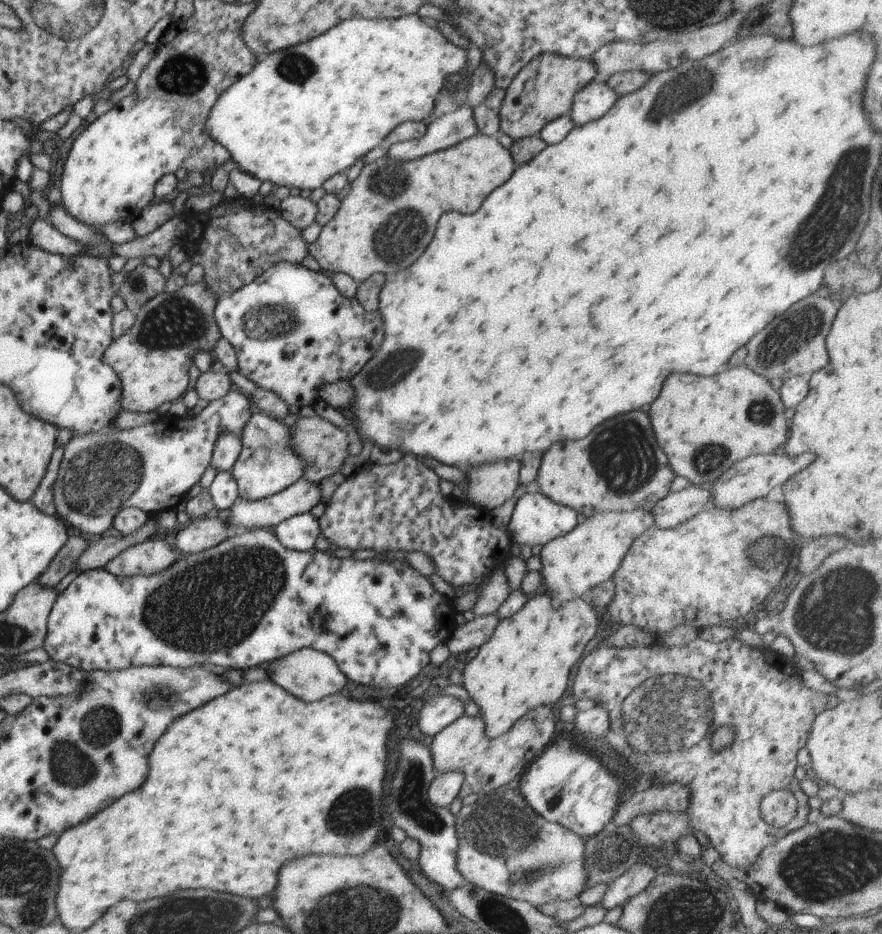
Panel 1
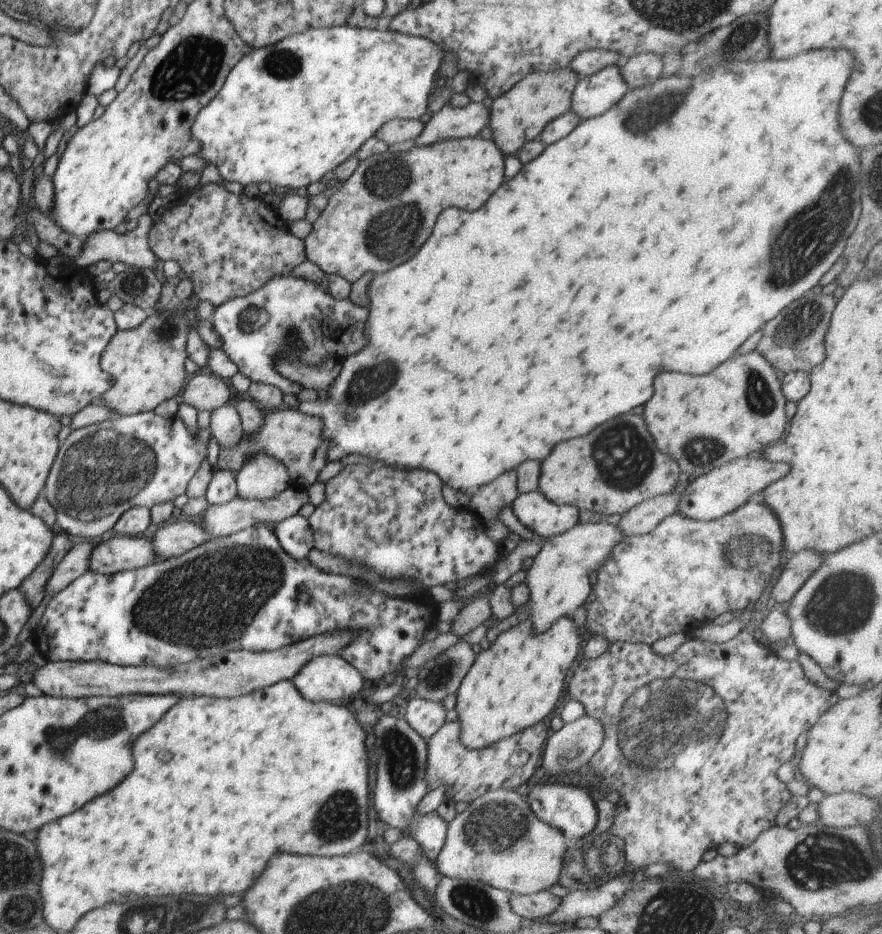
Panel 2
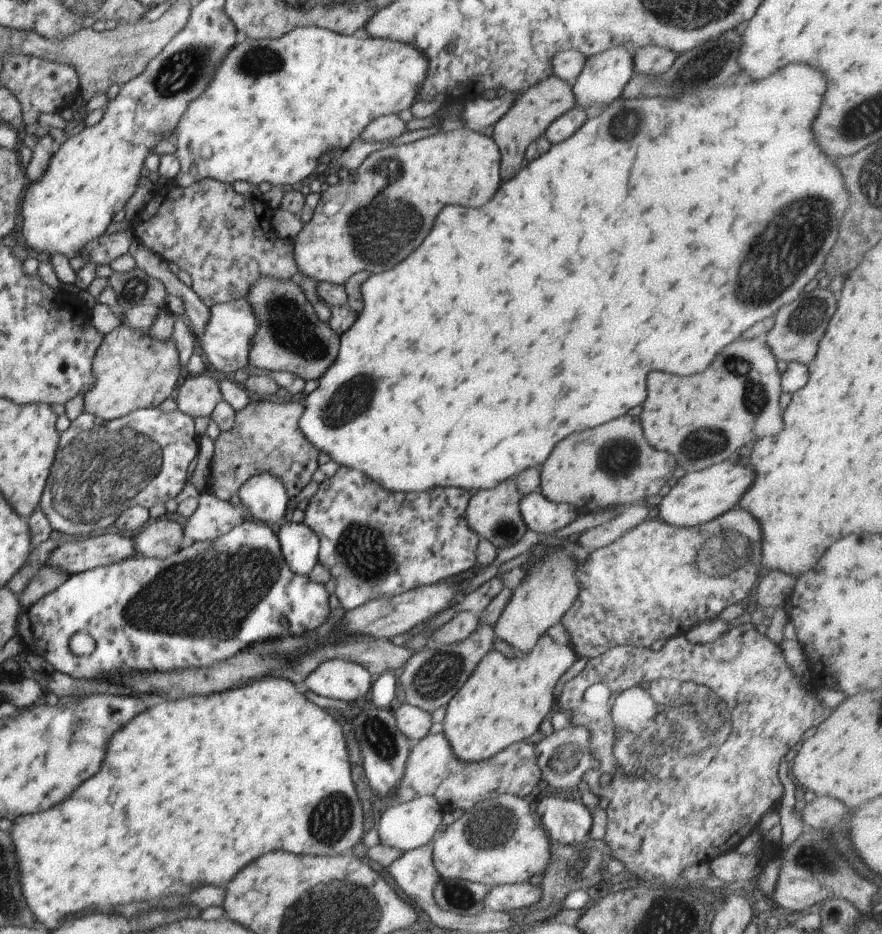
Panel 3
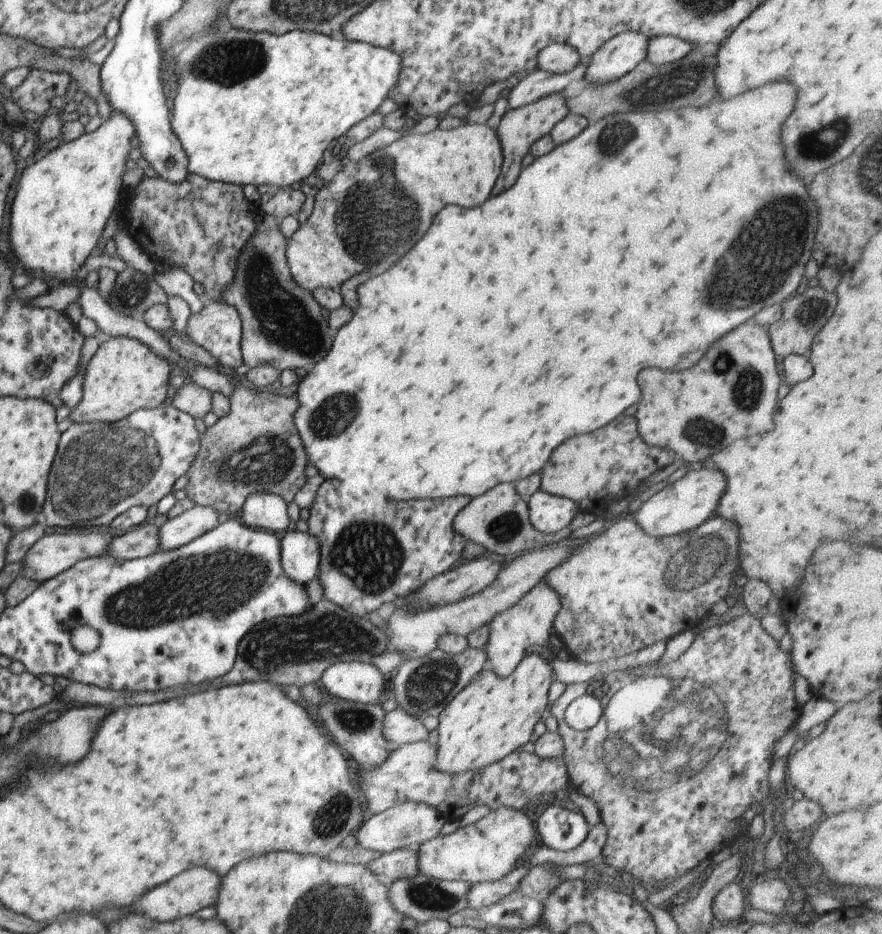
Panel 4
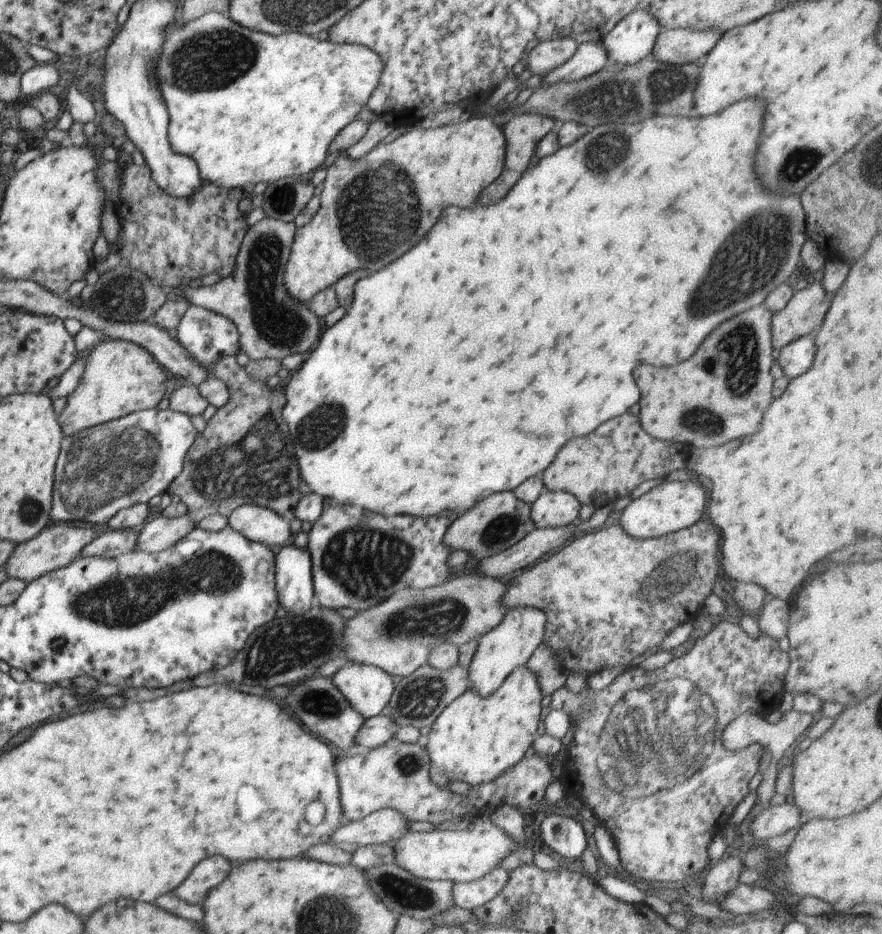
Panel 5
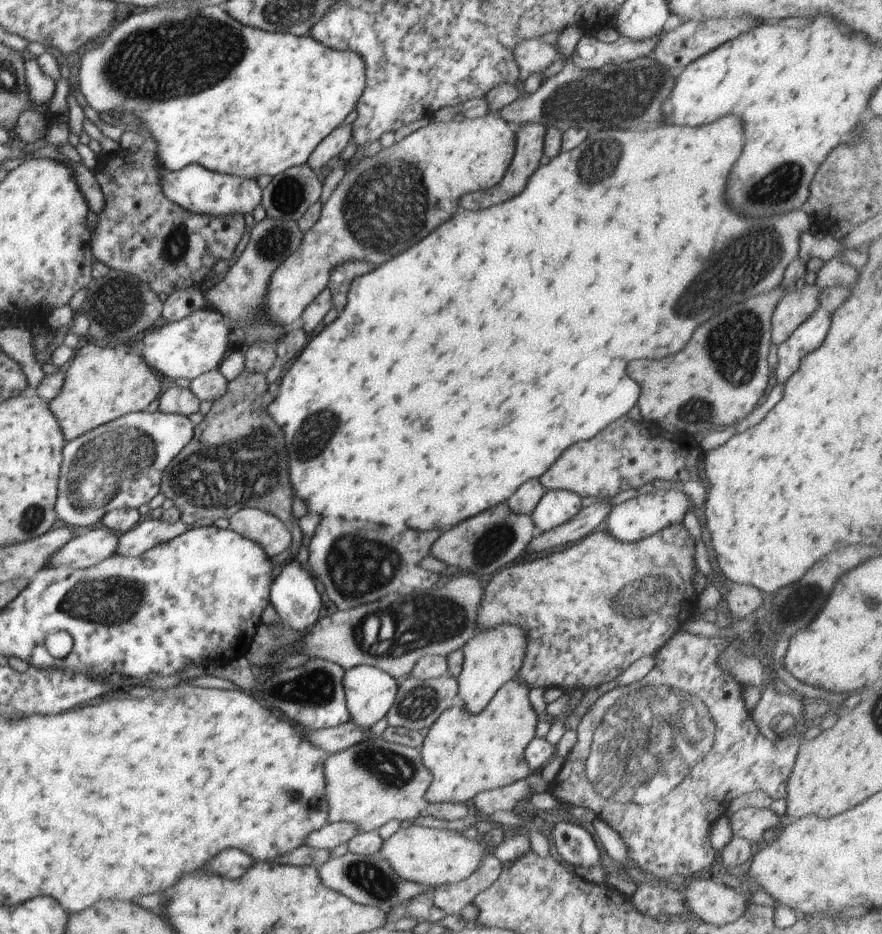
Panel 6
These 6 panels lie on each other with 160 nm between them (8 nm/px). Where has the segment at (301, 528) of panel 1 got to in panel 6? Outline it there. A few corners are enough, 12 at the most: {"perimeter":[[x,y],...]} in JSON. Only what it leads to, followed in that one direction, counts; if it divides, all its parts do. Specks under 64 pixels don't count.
{"perimeter":[[289,560],[269,600],[282,623],[308,631],[322,598],[308,568]]}

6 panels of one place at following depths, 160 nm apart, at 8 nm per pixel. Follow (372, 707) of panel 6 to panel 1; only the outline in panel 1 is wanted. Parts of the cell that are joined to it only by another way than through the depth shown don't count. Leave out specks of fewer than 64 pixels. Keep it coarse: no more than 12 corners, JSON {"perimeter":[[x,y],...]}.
{"perimeter":[[304,648],[264,665],[272,683],[304,702],[342,692],[336,660]]}

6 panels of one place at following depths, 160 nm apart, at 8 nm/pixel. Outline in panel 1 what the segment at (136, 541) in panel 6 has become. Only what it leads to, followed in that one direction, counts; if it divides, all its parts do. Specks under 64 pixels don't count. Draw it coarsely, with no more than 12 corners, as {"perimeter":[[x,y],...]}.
{"perimeter":[[301,478],[262,500],[237,500],[226,526],[276,527],[321,502]]}

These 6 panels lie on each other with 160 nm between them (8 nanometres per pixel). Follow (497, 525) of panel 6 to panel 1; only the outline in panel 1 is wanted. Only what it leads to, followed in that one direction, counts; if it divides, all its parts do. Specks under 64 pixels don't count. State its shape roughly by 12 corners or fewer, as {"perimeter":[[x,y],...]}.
{"perimeter":[[519,459],[470,468],[465,501],[489,512],[513,497]]}

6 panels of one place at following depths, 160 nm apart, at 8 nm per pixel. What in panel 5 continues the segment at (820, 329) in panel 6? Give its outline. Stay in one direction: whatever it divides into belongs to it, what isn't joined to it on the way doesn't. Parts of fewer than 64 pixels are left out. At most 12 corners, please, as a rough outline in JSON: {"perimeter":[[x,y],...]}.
{"perimeter":[[815,336],[797,338],[775,355],[788,378],[804,375],[816,354]]}

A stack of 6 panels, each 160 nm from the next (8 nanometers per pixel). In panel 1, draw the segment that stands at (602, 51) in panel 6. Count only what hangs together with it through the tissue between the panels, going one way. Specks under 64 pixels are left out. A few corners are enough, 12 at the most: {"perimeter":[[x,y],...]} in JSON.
{"perimeter":[[472,107],[426,126],[424,136],[389,146],[404,162],[451,148],[477,133]]}

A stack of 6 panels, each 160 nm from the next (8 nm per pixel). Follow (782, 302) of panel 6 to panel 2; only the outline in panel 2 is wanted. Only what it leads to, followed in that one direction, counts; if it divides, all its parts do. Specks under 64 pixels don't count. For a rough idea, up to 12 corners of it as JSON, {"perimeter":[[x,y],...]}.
{"perimeter":[[814,294],[761,327],[755,348],[784,374],[824,362],[836,294]]}

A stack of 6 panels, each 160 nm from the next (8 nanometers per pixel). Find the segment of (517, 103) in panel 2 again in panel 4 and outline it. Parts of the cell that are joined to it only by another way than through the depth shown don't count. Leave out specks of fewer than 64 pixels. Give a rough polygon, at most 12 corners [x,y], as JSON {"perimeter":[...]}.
{"perimeter":[[561,93],[508,109],[496,129],[510,188],[522,159],[568,113]]}

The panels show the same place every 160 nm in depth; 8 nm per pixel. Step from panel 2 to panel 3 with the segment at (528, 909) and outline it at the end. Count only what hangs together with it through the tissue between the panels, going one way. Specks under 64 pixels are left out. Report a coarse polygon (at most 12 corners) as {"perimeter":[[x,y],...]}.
{"perimeter":[[522,883],[493,887],[486,909],[507,911],[534,905],[541,886]]}

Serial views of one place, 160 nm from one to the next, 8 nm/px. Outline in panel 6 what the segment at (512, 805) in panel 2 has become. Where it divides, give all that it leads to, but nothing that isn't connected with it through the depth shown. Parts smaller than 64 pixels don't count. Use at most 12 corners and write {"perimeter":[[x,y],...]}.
{"perimeter":[[400,827],[379,853],[402,880],[435,889],[469,878],[486,842]]}

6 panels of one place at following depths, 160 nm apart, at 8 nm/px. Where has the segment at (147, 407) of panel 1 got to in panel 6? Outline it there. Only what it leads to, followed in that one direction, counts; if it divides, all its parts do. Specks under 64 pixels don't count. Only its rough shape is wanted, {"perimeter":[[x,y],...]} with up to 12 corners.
{"perimeter":[[89,342],[48,406],[66,443],[165,387],[136,342]]}

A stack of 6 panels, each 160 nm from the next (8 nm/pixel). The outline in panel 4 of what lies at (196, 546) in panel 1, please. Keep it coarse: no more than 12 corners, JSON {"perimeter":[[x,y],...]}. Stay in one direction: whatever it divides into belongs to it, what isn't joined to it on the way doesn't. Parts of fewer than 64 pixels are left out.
{"perimeter":[[154,524],[112,538],[105,554],[126,561],[159,551]]}

